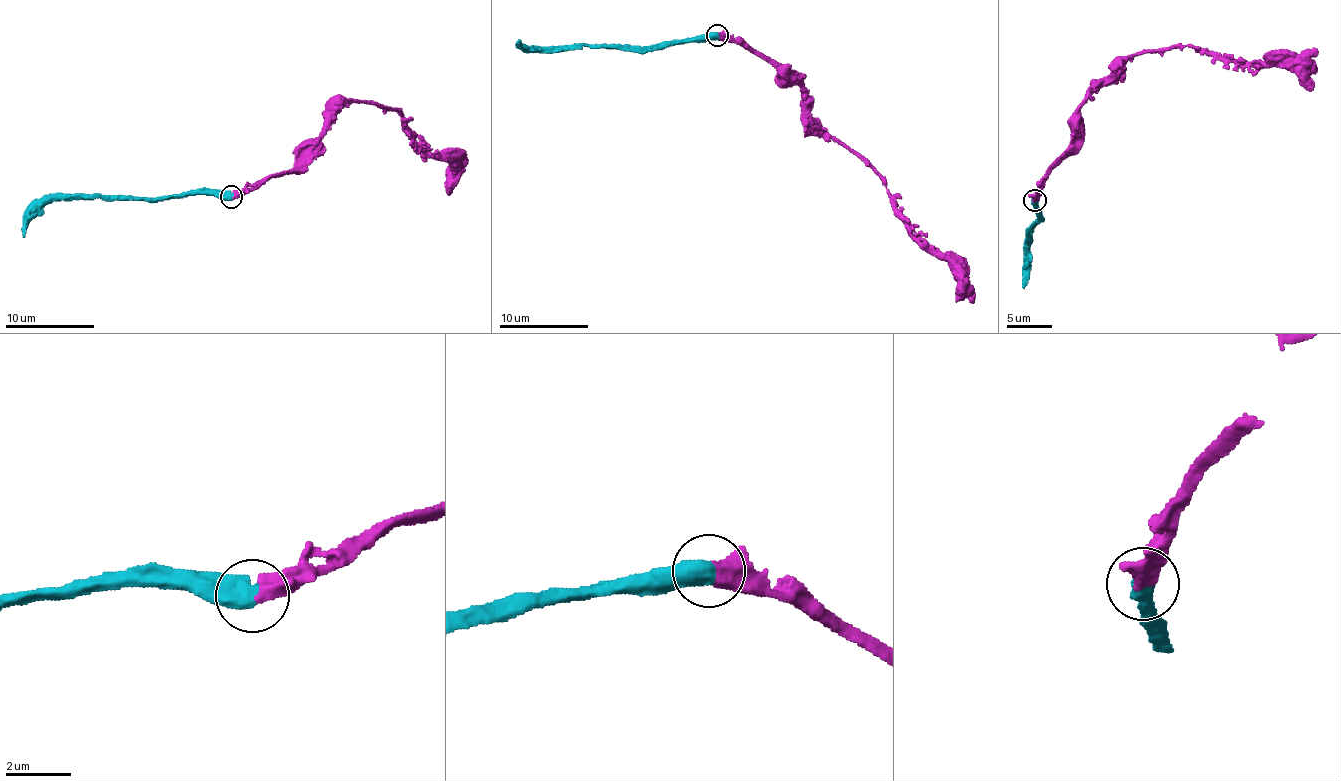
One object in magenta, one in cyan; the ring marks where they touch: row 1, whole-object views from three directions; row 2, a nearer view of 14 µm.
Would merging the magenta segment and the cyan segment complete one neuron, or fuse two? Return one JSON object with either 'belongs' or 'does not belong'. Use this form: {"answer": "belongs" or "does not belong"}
{"answer": "belongs"}

